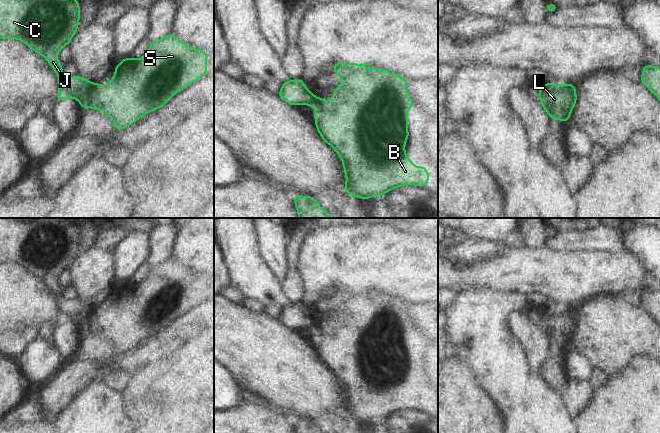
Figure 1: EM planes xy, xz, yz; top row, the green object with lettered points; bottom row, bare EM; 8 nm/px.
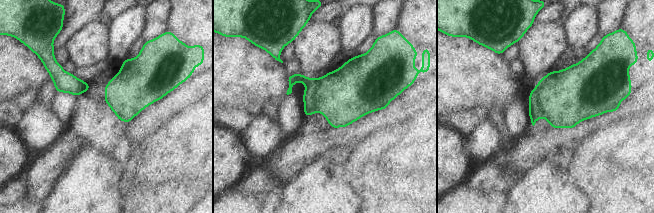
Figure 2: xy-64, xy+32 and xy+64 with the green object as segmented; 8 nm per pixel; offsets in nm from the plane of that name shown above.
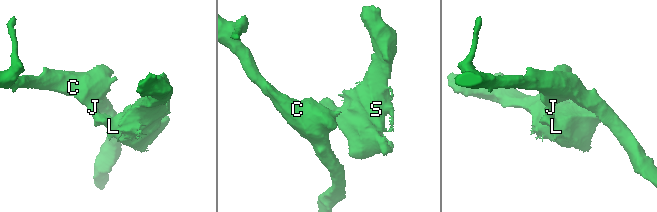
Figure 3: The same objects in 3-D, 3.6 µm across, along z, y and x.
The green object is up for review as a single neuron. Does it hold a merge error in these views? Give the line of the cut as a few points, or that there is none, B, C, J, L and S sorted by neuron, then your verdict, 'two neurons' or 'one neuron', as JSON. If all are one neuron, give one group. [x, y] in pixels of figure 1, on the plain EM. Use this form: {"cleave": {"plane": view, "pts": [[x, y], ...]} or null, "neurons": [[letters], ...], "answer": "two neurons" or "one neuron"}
{"cleave": {"plane": "xy", "pts": [[93, 308], [78, 323]]}, "neurons": [["B", "L", "S"], ["C", "J"]], "answer": "two neurons"}

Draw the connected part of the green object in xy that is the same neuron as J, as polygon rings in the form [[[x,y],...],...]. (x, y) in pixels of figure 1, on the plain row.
[[[0,218],[0,264],[9,262],[20,264],[47,284],[58,301],[60,312],[56,319],[57,325],[66,322],[79,324],[93,311],[87,302],[78,299],[64,299],[63,289],[57,283],[59,275],[64,270],[68,270],[78,255],[79,233],[80,228],[74,220],[69,222],[61,218],[37,218],[34,221],[26,222],[13,218]]]

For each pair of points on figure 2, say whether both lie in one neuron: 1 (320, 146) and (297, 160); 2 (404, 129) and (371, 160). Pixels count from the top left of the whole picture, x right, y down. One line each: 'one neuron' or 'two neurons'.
1: one neuron
2: one neuron

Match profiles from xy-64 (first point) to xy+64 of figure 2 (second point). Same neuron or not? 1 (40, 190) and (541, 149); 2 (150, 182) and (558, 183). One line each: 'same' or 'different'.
1: same
2: different

